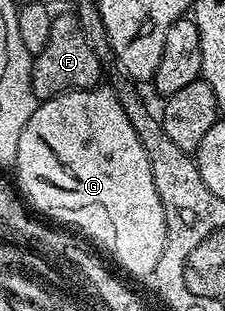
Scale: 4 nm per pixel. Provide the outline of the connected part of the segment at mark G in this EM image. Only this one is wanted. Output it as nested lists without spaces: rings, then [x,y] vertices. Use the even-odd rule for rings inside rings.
[[[98,86],[76,92],[62,92],[59,96],[42,99],[31,114],[31,118],[27,118],[27,126],[23,126],[23,134],[19,136],[16,168],[16,187],[34,213],[42,212],[43,215],[50,216],[51,219],[58,220],[61,224],[70,224],[71,227],[78,228],[83,235],[90,236],[119,267],[126,268],[131,275],[152,277],[155,266],[165,249],[165,239],[167,238],[167,222],[163,214],[163,202],[159,202],[159,190],[155,190],[155,178],[151,178],[151,162],[147,158],[147,150],[143,150],[143,142],[139,142],[139,134],[135,132],[135,126],[131,126],[131,118],[127,118],[127,110],[123,110],[112,87]]]

